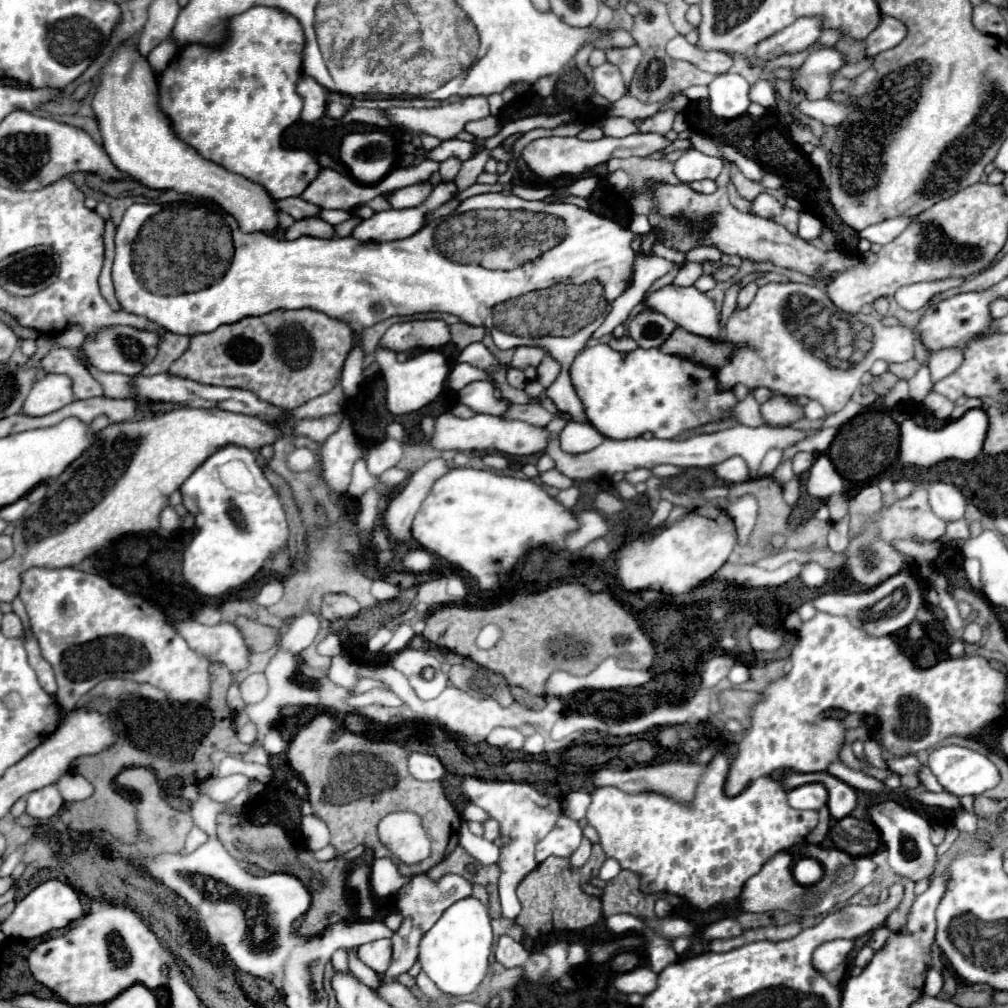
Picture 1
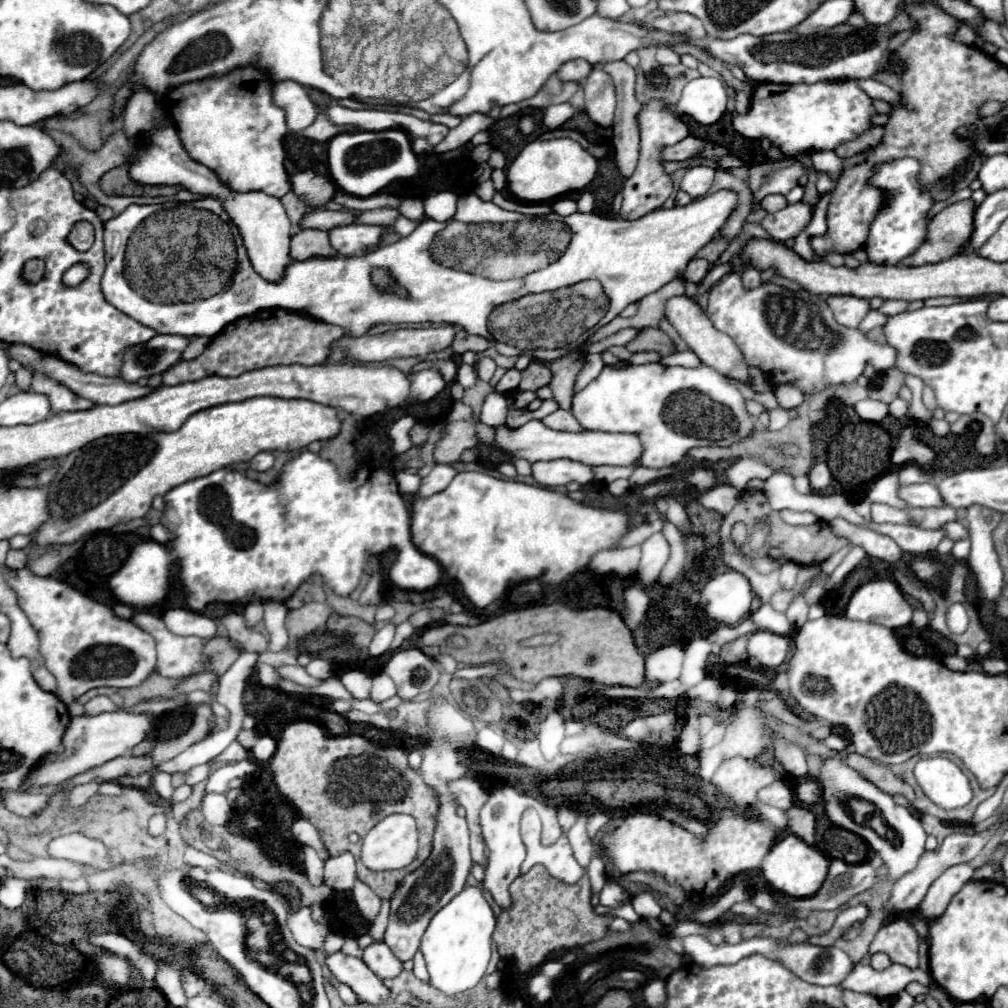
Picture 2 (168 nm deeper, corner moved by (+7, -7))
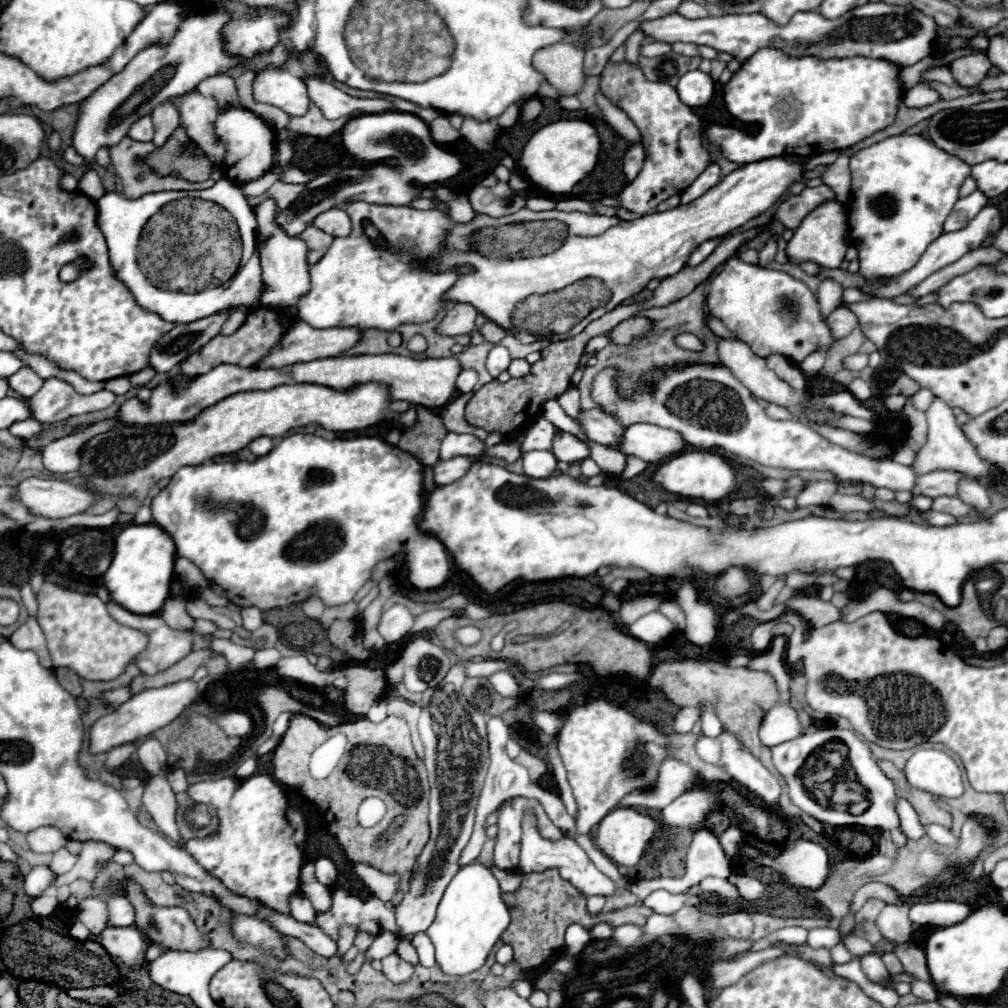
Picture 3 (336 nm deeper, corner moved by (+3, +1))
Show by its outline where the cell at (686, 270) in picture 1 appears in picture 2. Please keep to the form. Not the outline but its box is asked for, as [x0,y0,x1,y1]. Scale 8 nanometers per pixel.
[685,258,709,284]

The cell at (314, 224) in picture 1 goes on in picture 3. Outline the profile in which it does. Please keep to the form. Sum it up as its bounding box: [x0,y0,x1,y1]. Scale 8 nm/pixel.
[301,226,333,264]

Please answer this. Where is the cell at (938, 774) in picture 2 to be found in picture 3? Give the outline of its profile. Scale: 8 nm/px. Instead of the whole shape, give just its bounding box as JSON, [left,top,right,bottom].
[905,750,963,798]

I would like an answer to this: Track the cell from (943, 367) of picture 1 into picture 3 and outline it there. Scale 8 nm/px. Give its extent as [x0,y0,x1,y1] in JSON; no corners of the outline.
[913,398,989,478]

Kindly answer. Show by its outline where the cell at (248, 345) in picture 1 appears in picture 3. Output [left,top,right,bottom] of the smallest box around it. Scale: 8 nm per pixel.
[179,308,291,376]

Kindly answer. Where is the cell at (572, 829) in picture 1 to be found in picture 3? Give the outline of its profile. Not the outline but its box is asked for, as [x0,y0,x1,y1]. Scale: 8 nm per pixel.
[519,814,615,896]

